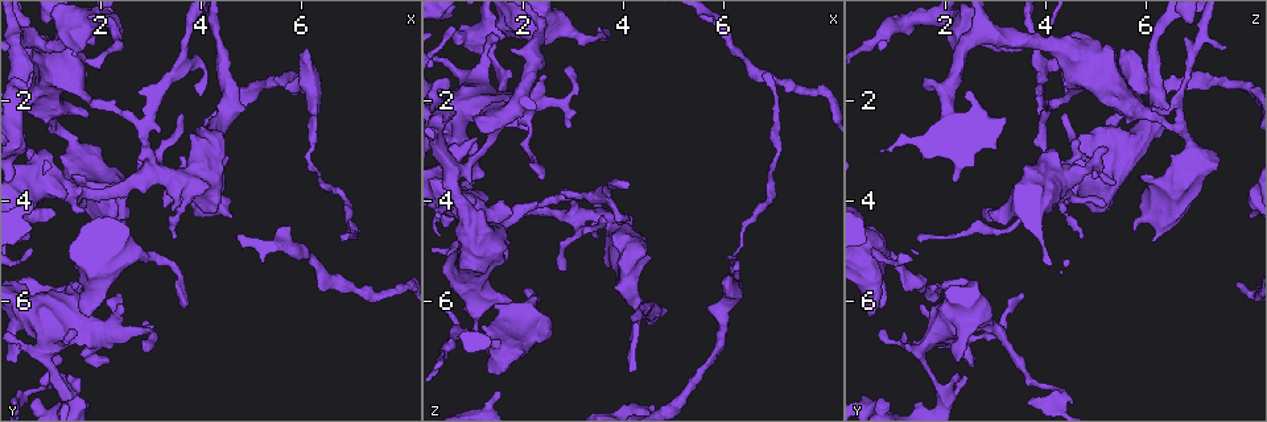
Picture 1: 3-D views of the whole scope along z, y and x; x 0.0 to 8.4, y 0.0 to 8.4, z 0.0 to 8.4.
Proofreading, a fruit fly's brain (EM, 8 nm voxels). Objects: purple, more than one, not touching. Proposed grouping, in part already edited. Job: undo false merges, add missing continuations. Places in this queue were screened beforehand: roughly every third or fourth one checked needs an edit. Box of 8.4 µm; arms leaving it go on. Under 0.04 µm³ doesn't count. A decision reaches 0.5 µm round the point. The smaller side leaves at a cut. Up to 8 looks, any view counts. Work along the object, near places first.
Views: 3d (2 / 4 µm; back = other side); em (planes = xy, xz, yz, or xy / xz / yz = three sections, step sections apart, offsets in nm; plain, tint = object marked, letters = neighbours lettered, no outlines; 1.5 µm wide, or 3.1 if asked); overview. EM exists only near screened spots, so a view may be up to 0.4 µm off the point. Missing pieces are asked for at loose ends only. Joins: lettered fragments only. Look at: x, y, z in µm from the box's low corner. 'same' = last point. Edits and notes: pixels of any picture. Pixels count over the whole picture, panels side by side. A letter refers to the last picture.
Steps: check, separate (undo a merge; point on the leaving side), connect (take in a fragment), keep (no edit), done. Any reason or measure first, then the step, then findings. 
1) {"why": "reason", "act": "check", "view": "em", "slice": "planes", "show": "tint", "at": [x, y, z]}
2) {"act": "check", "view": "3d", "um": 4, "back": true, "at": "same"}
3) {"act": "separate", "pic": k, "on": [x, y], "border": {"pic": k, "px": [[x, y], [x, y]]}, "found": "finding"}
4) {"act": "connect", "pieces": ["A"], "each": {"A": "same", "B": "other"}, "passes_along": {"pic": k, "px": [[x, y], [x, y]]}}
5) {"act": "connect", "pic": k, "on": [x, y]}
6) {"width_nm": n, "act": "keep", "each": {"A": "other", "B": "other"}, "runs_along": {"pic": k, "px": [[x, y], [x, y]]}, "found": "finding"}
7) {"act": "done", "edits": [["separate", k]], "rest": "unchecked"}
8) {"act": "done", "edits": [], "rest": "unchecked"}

{"why": "thin neck", "act": "check", "view": "em", "slice": "xz", "step": 8, "show": "tint", "at": [1.05, 2.50, 6.65]}

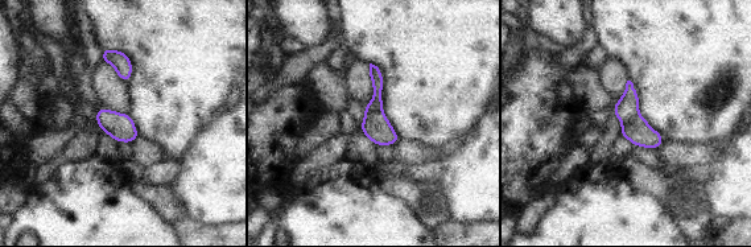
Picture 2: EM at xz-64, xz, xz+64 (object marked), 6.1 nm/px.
{"why": "another direction", "act": "check", "view": "em", "slice": "planes", "show": "letters", "at": "same"}

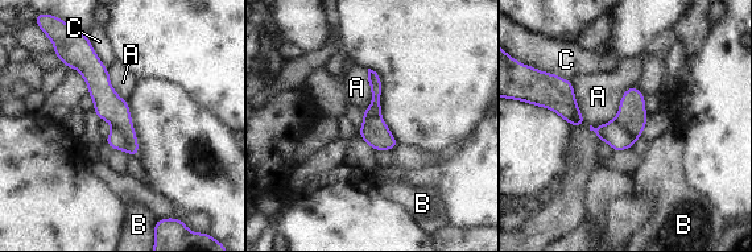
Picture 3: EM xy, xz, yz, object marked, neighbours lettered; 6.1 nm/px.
{"longest_contact_nm": ["A", 420], "act": "separate", "pic": 3, "on": [108, 106], "each": {"A": "other", "B": "other", "C": "other"}, "border": {"pic": 3, "px": [[112, 127], [123, 133], [127, 151]]}, "found": "a second cell is stuck on"}

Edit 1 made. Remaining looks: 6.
{"why": "free end", "act": "check", "view": "3d", "um": 2, "back": true, "at": [1.15, 7.45, 2.30]}

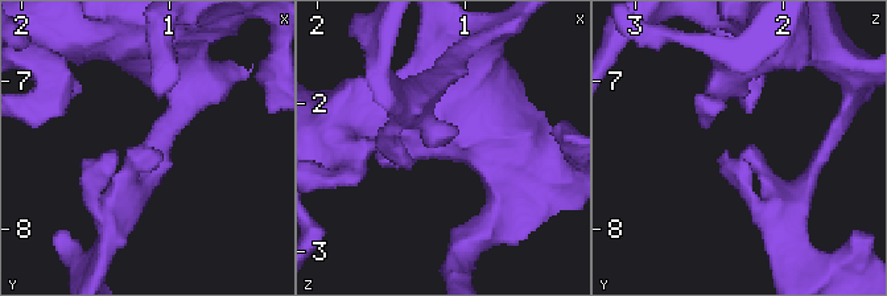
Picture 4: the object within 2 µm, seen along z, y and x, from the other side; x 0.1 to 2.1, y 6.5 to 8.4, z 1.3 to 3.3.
{"why": "now the EM", "act": "check", "view": "em", "slice": "yz", "step": 4, "show": "tint", "at": [1.18, 7.42, 2.24]}

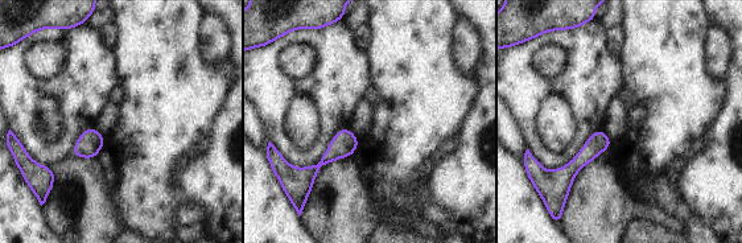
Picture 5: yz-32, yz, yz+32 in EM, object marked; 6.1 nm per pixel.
{"why": "cut it another way", "act": "check", "view": "em", "slice": "planes", "show": "letters", "at": "same"}

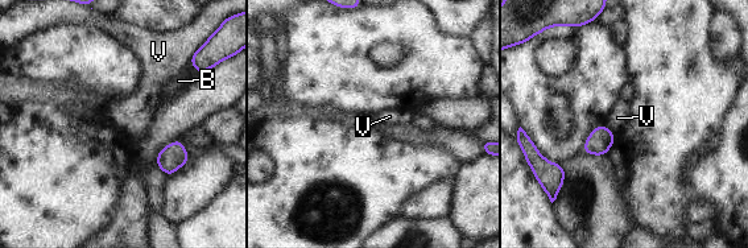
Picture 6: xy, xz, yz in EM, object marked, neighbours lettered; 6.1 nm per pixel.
{"longest_contact_nm": ["V", 90], "act": "keep", "each": {"B": "other", "V": "other"}, "border": {"pic": 6, "px": [[604, 124], [615, 133]]}, "found": "no lettered fragment goes on from it"}

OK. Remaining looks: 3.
{"why": "free end", "act": "check", "view": "3d", "um": 4, "at": [6.10, 1.05, 5.45]}

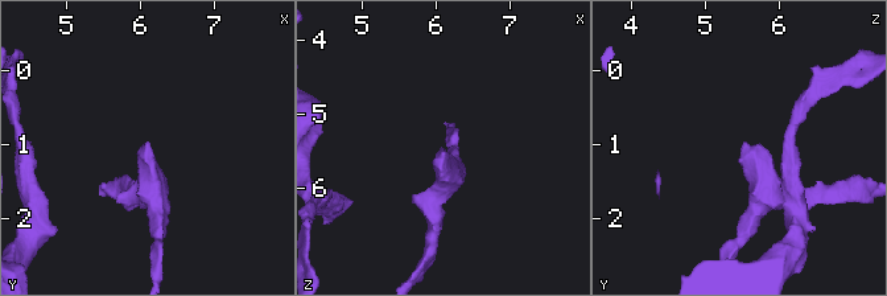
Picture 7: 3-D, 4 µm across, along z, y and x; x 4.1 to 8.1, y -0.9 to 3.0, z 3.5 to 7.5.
{"why": "shape alone is not enough", "act": "check", "view": "em", "slice": "planes", "show": "letters", "at": [6.10, 1.00, 5.45]}

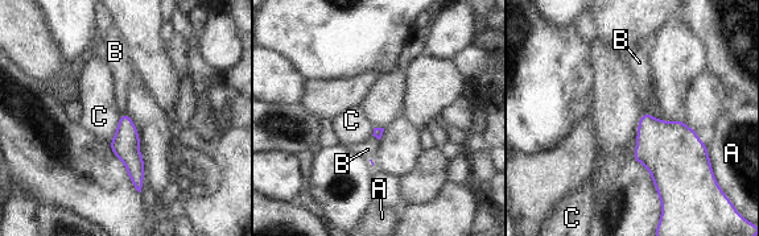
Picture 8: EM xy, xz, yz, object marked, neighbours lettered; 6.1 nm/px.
{"act": "keep", "each": {"A": "other", "B": "other", "C": "other"}, "runs_along": {"pic": 8, "px": [[124, 116], [126, 149], [137, 185]]}, "found": "no lettered fragment goes on from it"}

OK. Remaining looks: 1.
{"act": "done", "edits": [["separate", 3]], "rest": "unchecked"}

